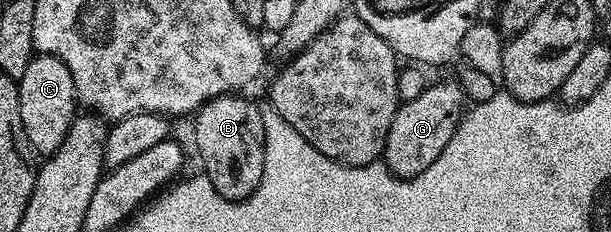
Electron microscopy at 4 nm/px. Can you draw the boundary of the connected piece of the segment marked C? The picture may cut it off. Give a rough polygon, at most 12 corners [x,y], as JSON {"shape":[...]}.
{"shape":[[35,53],[17,79],[31,151],[49,156],[76,117],[72,72]]}

